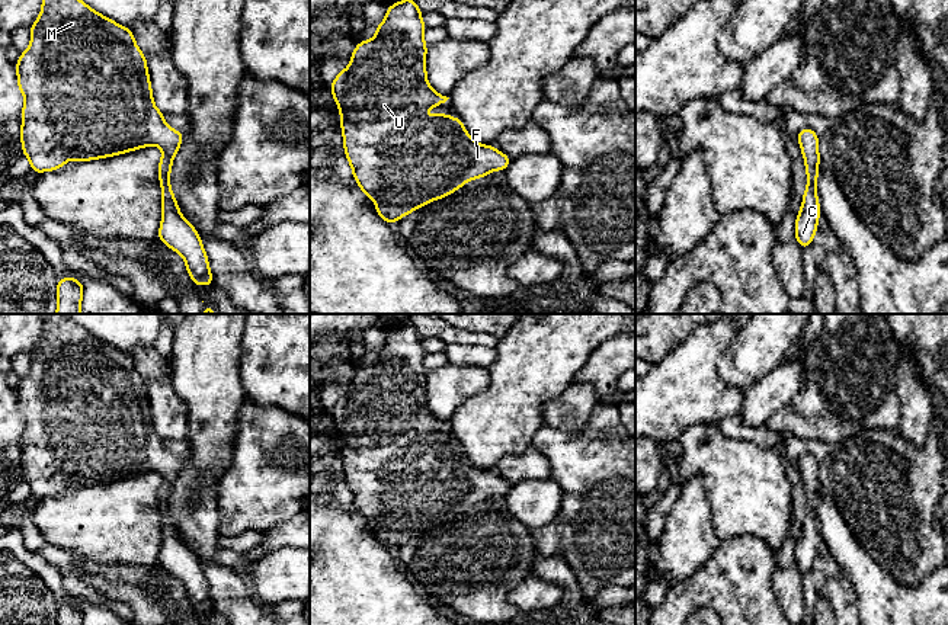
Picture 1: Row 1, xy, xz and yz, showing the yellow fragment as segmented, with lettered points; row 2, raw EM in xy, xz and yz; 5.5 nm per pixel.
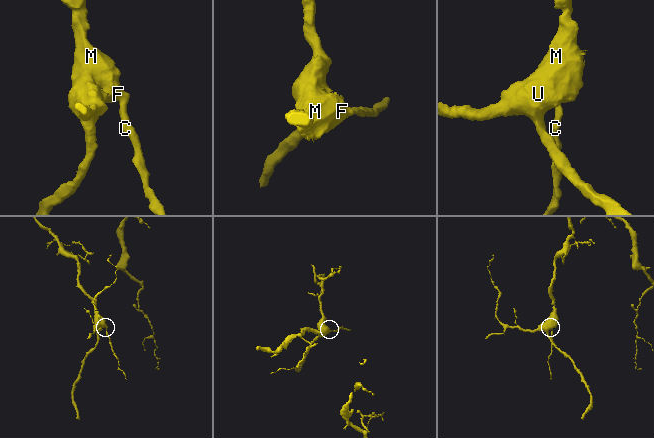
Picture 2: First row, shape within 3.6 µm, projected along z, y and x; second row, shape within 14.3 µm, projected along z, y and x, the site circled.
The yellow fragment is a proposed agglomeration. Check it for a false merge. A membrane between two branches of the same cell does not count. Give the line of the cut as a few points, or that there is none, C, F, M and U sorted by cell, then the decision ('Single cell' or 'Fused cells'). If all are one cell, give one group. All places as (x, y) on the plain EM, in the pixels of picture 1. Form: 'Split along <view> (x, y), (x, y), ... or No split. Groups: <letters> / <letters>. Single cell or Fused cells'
No split. Groups: C F M U. Single cell

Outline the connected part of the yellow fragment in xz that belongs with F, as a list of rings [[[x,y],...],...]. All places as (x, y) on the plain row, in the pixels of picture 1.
[[[410,323],[388,331],[377,360],[356,371],[349,392],[330,410],[340,435],[343,472],[353,503],[388,549],[451,520],[468,506],[506,496],[510,488],[493,471],[475,468],[459,443],[423,439],[449,424],[427,410],[425,355],[422,337]]]

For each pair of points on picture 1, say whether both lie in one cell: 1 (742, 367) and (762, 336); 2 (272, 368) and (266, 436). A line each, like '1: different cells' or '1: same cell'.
1: same cell
2: different cells

